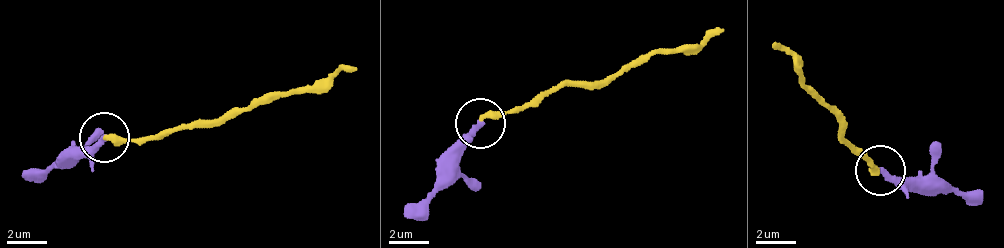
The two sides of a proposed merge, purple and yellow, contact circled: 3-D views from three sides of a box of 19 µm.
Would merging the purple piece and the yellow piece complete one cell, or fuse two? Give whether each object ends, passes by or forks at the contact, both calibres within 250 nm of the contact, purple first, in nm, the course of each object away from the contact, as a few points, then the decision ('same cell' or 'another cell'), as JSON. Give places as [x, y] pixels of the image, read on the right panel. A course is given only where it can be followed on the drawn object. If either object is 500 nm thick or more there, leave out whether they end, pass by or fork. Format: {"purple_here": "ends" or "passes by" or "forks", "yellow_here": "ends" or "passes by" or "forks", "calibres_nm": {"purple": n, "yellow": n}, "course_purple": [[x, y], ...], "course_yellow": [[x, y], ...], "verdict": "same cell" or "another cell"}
{"purple_here": "ends", "yellow_here": "ends", "calibres_nm": {"purple": 320, "yellow": 300}, "course_purple": [[879, 170], [980, 202]], "course_yellow": [[879, 170], [872, 156], [844, 139], [846, 127], [804, 84], [801, 70], [782, 47], [773, 46]], "verdict": "another cell"}

